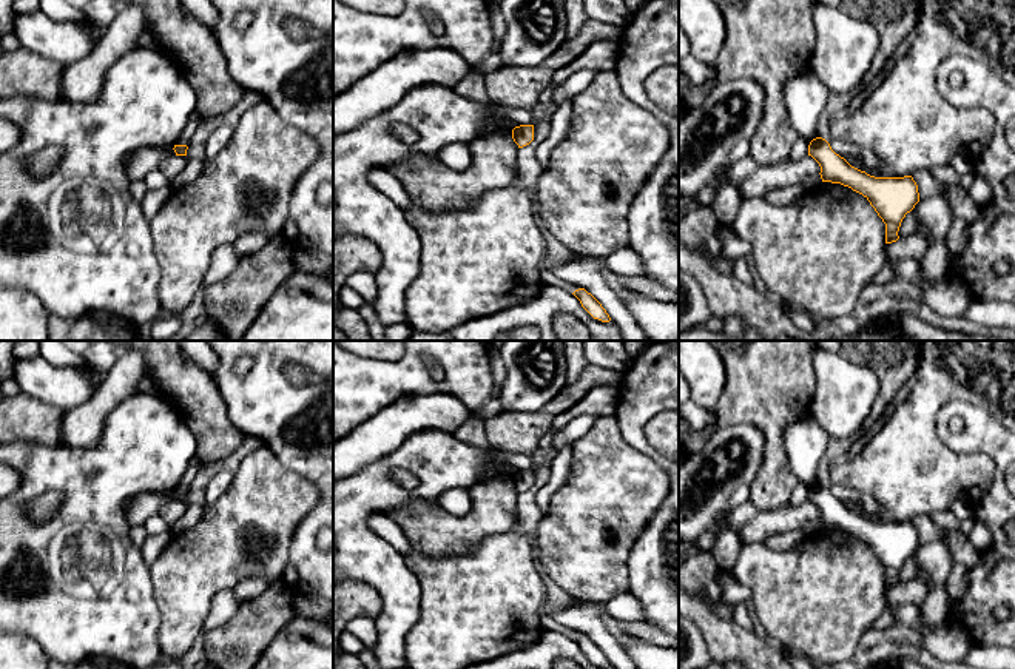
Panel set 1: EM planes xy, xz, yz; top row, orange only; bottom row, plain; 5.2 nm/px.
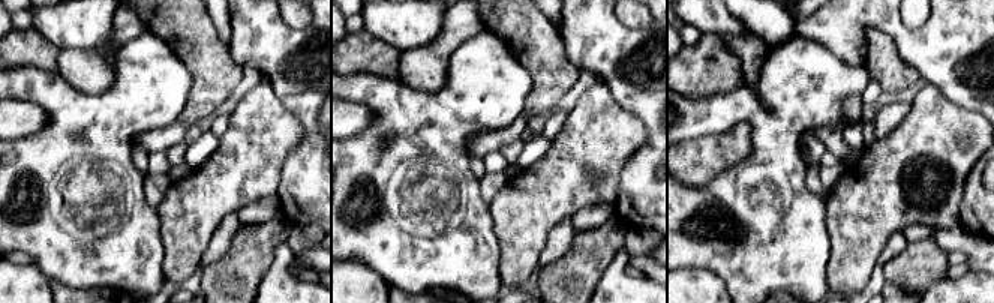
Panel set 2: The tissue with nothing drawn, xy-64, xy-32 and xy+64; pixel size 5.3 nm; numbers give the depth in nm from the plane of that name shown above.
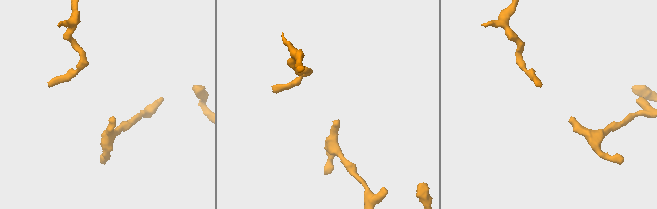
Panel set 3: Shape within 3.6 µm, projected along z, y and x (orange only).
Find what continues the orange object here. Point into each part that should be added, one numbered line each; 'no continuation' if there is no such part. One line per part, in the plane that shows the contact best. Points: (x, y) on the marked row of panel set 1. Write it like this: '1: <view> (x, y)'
no continuation

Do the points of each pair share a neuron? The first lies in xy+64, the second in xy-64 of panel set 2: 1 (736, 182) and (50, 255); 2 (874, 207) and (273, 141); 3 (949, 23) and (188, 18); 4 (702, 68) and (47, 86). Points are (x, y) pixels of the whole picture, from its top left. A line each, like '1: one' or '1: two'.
1: one
2: one
3: two
4: two

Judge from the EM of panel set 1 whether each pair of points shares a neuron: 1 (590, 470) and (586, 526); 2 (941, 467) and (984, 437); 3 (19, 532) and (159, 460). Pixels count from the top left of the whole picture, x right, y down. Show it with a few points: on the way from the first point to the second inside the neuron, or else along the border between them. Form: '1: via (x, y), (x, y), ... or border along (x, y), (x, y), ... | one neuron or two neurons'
1: via (590, 484), (590, 512) | one neuron
2: border along (937, 427), (937, 437), (947, 447), (972, 455) | two neurons
3: via (54, 532), (64, 532), (124, 472) | one neuron

